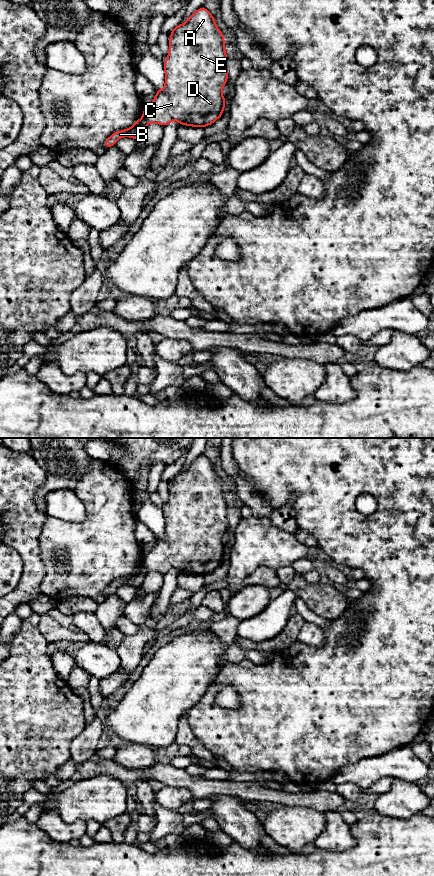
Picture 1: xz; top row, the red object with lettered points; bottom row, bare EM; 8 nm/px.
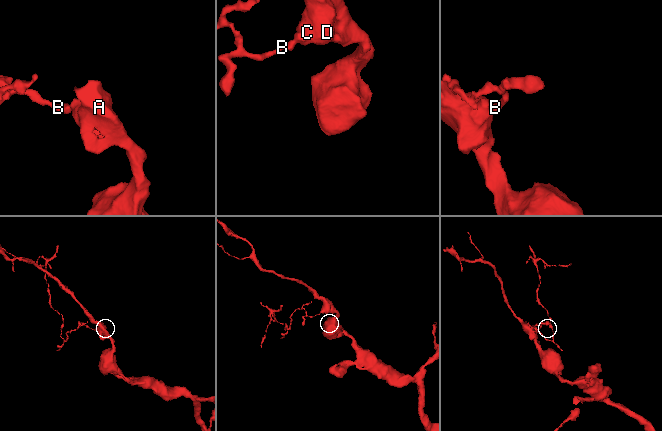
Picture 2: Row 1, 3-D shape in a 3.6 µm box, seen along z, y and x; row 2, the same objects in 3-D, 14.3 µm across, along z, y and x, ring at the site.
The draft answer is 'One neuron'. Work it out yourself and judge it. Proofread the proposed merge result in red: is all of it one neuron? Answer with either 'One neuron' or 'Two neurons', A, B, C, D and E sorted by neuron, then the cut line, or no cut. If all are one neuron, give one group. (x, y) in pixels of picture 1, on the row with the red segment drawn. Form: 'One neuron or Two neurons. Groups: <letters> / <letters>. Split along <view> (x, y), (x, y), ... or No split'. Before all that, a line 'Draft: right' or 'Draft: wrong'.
Draft: wrong
Two neurons. Groups: A C D E / B. Split along xz (142, 117), (148, 122)

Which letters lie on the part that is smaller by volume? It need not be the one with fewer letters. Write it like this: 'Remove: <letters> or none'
Remove: B

